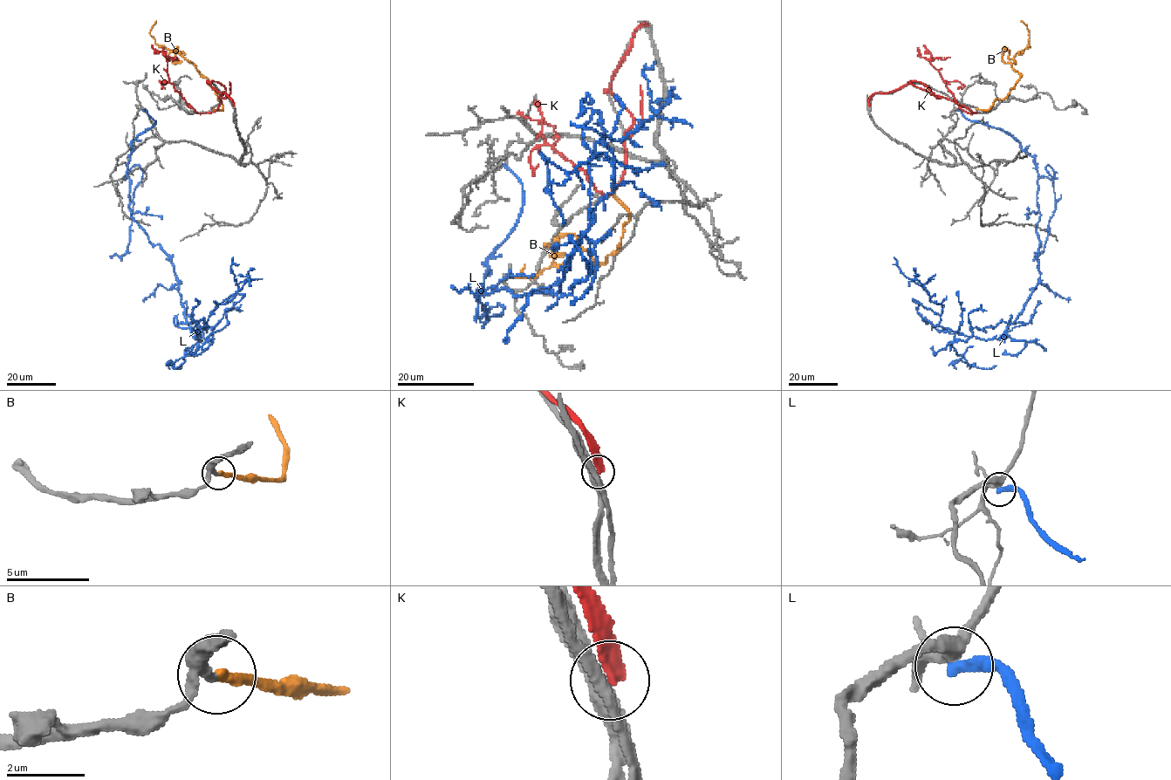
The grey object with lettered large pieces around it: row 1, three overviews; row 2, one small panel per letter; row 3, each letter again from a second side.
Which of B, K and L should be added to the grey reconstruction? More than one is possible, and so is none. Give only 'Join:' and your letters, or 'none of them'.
Join: B

